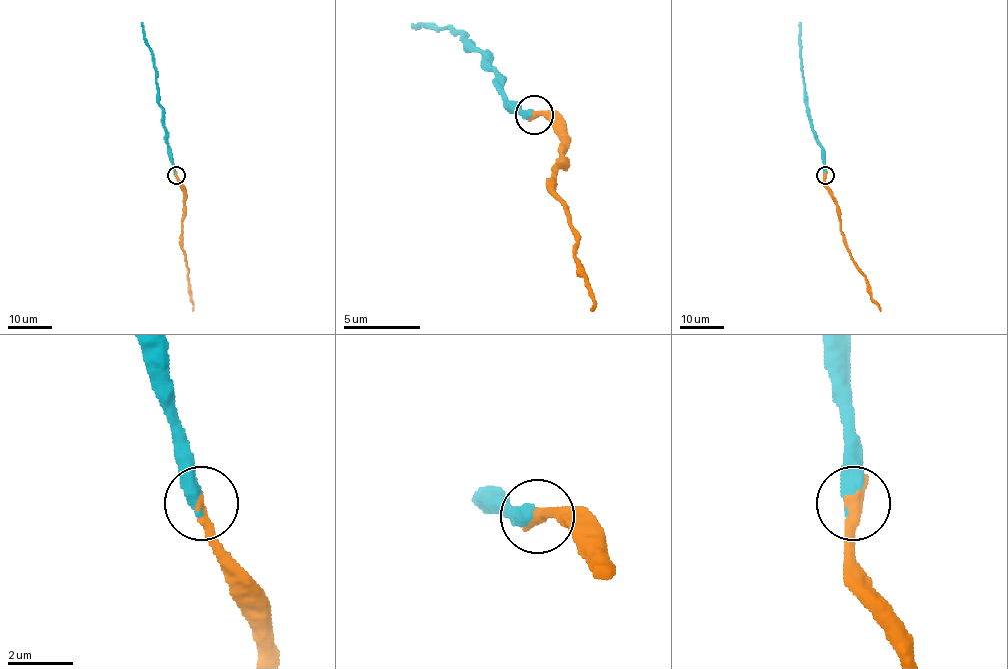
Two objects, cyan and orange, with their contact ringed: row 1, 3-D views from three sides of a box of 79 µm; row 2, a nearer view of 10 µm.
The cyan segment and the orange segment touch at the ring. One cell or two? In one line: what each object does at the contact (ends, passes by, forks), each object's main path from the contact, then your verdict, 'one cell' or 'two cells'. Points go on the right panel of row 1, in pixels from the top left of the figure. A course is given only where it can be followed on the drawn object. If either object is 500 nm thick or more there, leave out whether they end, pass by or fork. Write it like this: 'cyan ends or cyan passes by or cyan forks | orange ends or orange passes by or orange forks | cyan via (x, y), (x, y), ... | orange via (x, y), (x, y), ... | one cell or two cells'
cyan ends | orange ends | cyan via (825, 175), (822, 149), (805, 103), (799, 22) | orange via (825, 175), (825, 182), (837, 205), (846, 249), (865, 277), (867, 291), (880, 311) | one cell

